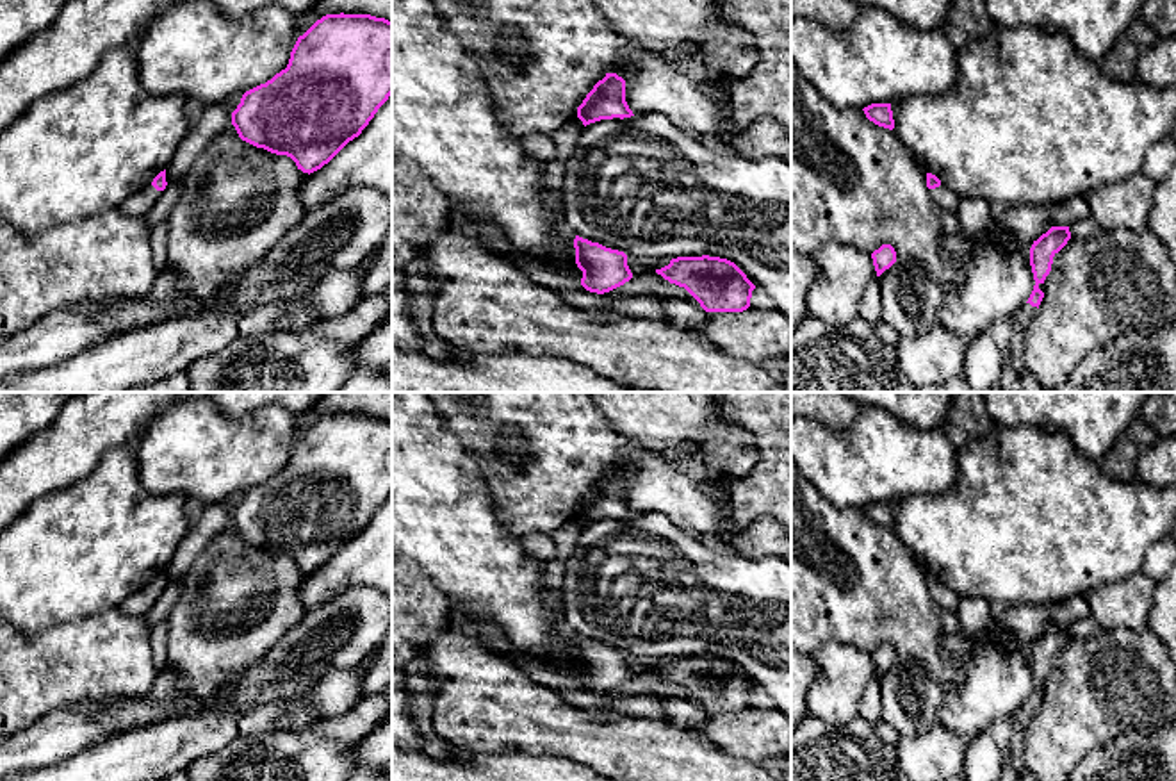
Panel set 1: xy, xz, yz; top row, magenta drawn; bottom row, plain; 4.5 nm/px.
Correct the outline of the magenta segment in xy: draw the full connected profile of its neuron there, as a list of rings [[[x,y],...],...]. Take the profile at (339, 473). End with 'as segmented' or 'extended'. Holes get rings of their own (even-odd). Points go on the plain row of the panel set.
[[[326,414],[298,437],[285,469],[246,490],[232,512],[239,537],[290,556],[314,572],[358,537],[392,494],[392,421],[371,414]]]; as segmented

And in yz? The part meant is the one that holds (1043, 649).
[[[1051,626],[1037,640],[1033,640],[1030,647],[1030,665],[1035,685],[1026,701],[1032,706],[1039,708],[1044,697],[1044,692],[1039,688],[1039,685],[1044,683],[1046,676],[1049,674],[1053,656],[1067,644],[1069,638],[1071,638],[1069,626]]]; as segmented

